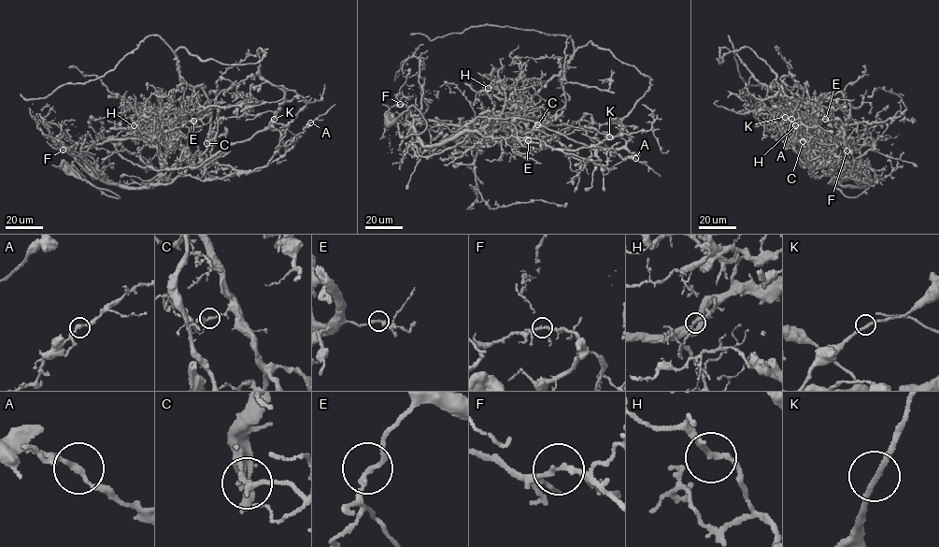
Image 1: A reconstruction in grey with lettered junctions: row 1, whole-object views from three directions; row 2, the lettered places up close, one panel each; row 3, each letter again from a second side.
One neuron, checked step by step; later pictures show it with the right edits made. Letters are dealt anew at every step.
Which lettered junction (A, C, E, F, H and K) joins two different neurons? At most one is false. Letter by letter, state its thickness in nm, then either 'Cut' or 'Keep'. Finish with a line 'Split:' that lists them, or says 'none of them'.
A: Thickness 200 nm. Keep
C: Thickness 200 nm. Cut
E: Thickness 190 nm. Keep
F: Thickness 180 nm. Keep
H: Thickness 200 nm. Keep
K: Thickness 190 nm. Keep
Split: C

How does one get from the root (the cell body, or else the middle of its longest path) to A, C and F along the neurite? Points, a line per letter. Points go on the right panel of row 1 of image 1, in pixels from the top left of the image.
A: (865, 165), (834, 184), (855, 197), (869, 186), (861, 158), (865, 185), (810, 177), (791, 119)
C: (865, 165), (834, 184), (846, 196), (869, 186), (861, 158), (866, 184), (829, 183), (803, 141)
F: (865, 165), (836, 183), (843, 194), (858, 196), (869, 186), (861, 158), (859, 169), (847, 174), (846, 151)

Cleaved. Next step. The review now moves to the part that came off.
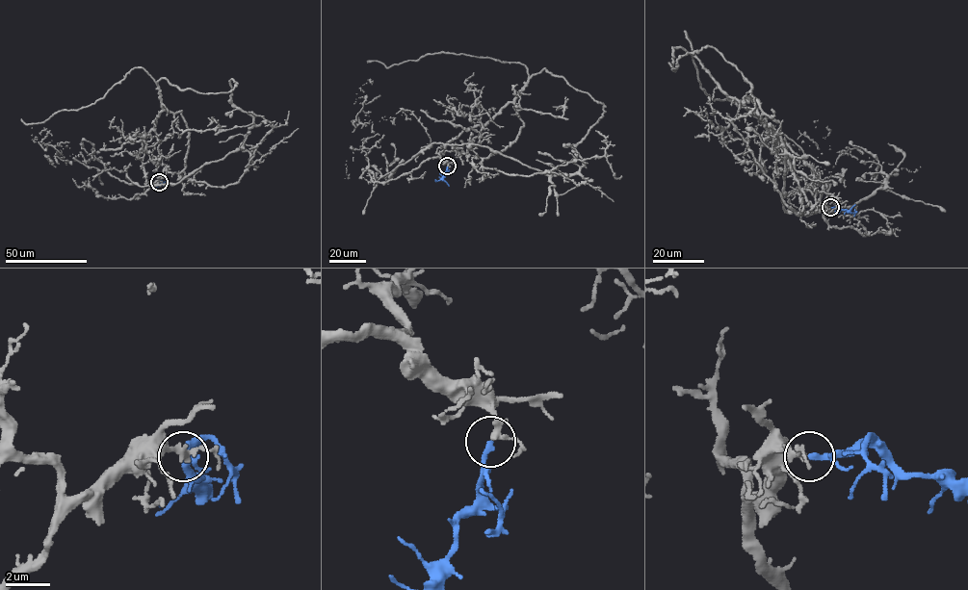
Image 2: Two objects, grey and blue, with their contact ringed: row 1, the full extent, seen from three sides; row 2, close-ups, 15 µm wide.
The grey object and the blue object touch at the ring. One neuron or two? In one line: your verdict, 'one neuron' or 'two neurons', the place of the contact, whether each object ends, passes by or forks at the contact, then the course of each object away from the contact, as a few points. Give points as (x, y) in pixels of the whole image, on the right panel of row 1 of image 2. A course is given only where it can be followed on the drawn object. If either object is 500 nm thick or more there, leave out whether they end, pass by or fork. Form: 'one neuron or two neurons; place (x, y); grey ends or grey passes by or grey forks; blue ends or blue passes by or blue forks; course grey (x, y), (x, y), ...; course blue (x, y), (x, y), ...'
one neuron; place (830, 207); grey passes by; blue ends; course grey (829, 207), (673, 48), (780, 124), (784, 211), (884, 187), (851, 143), (807, 183), (802, 142); course blue (830, 207), (855, 213), (854, 209)

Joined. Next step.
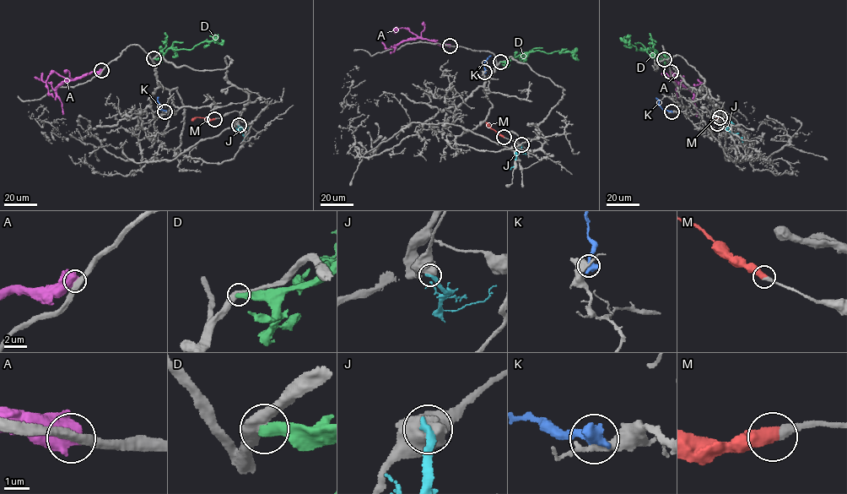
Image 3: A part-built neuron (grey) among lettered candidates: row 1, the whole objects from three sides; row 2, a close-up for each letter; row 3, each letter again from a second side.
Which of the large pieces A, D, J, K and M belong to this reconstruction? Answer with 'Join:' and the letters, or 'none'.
Join: M

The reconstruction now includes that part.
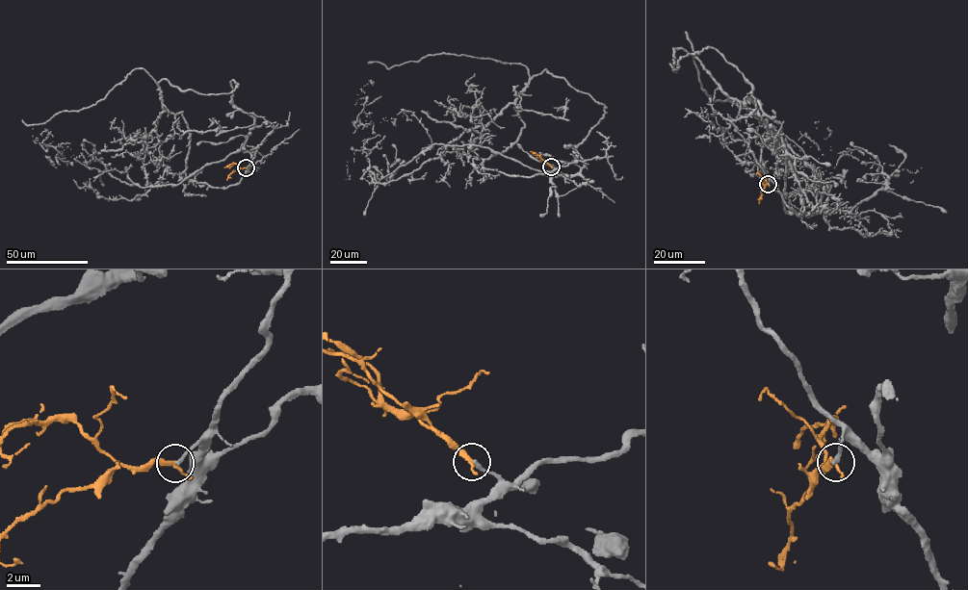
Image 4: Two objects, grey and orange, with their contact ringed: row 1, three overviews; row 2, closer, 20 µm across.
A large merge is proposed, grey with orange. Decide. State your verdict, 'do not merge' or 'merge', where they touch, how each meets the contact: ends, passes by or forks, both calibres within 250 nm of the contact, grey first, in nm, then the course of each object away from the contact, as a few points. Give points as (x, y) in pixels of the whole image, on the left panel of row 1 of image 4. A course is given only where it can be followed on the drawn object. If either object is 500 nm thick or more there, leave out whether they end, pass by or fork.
merge; at (246, 167); grey ends there; orange passes by; 220 nm thick on the grey side, 190 nm on the other; grey runs (246, 167), (186, 176), (157, 86), (233, 80), (255, 123), (176, 185), (38, 139); orange runs (246, 167), (235, 170), (226, 180)

